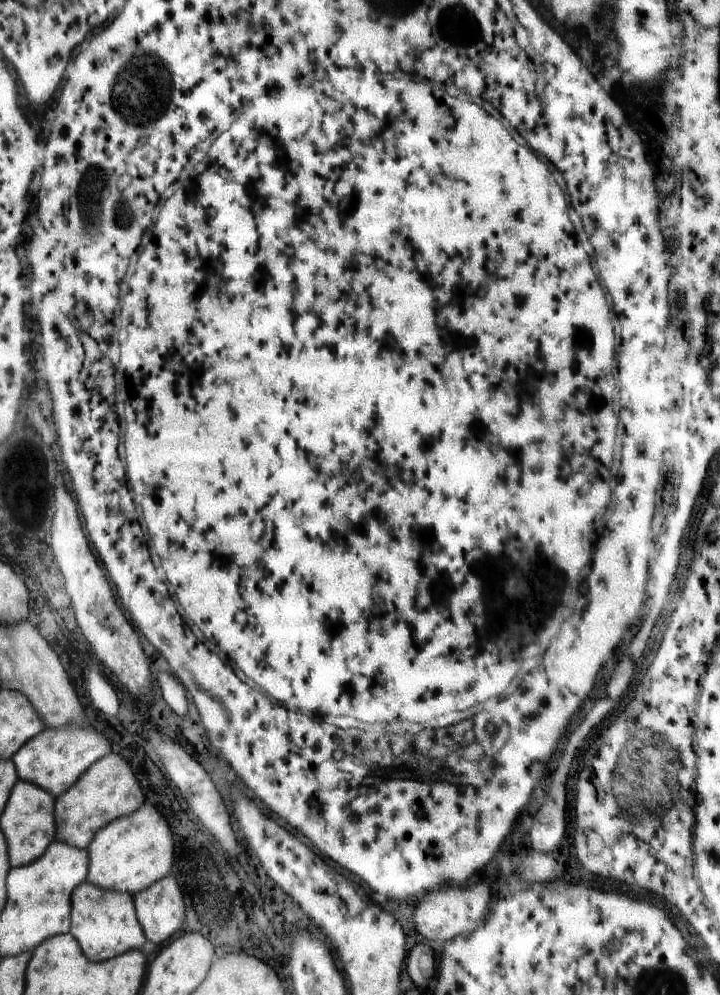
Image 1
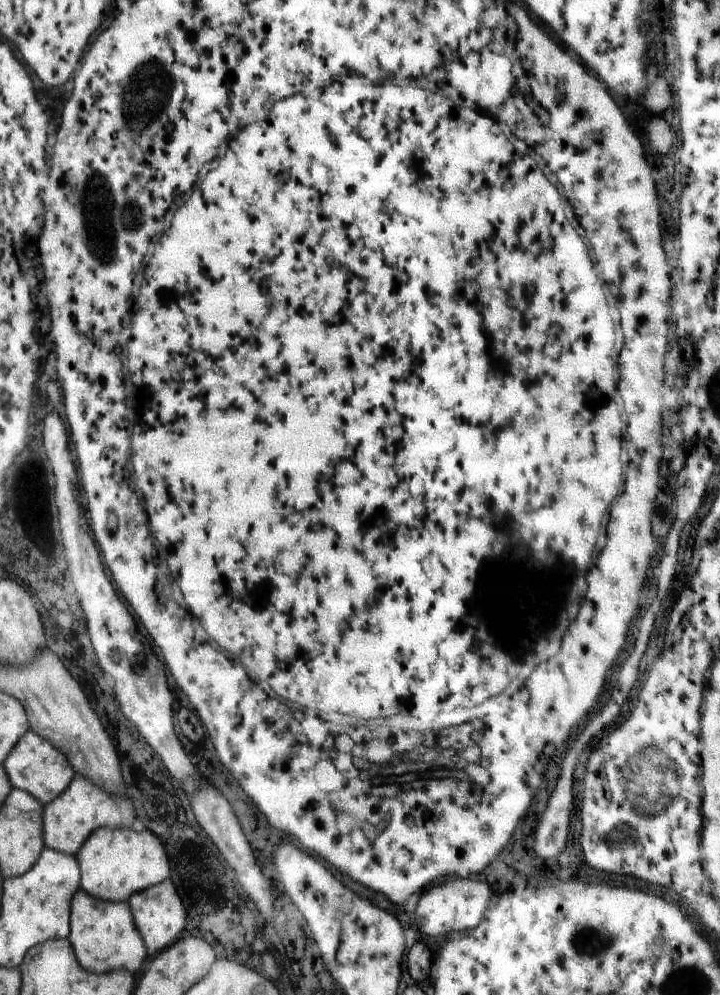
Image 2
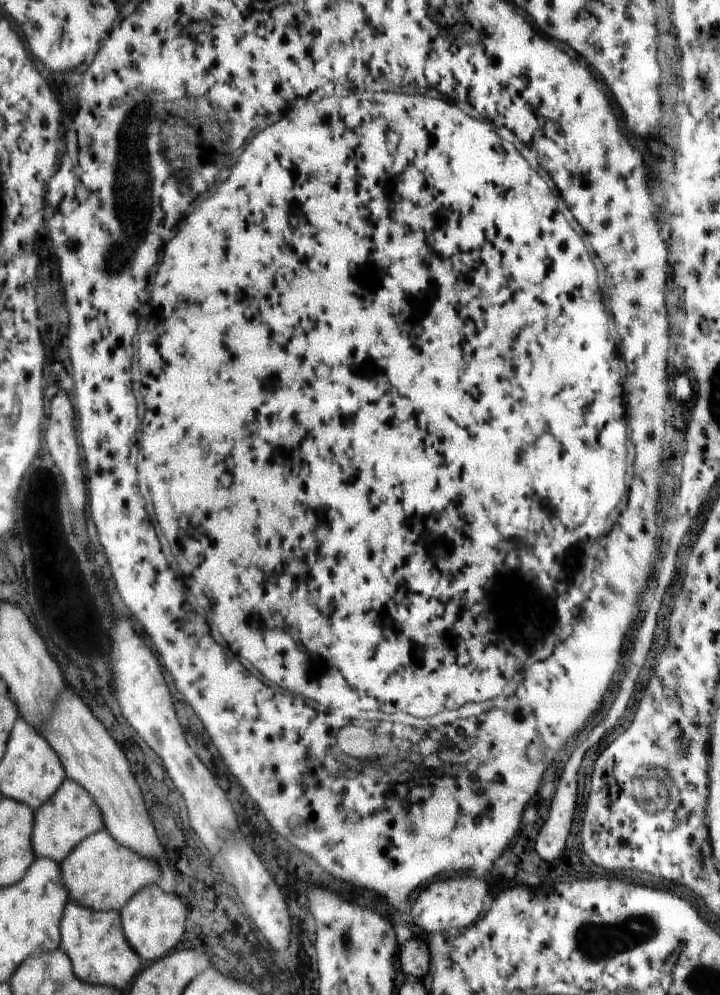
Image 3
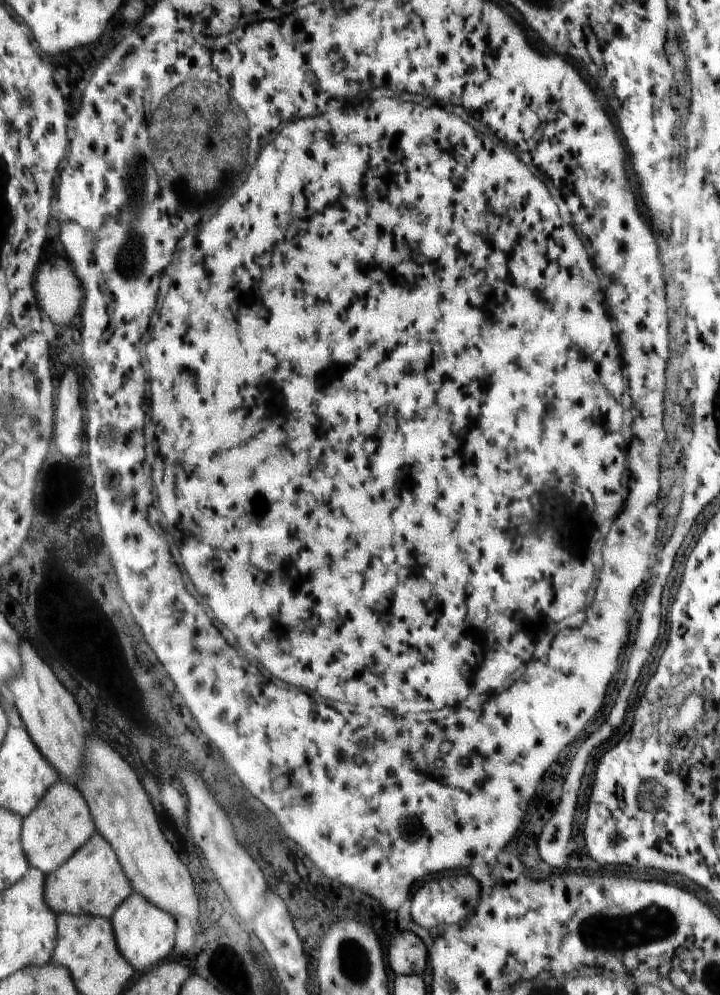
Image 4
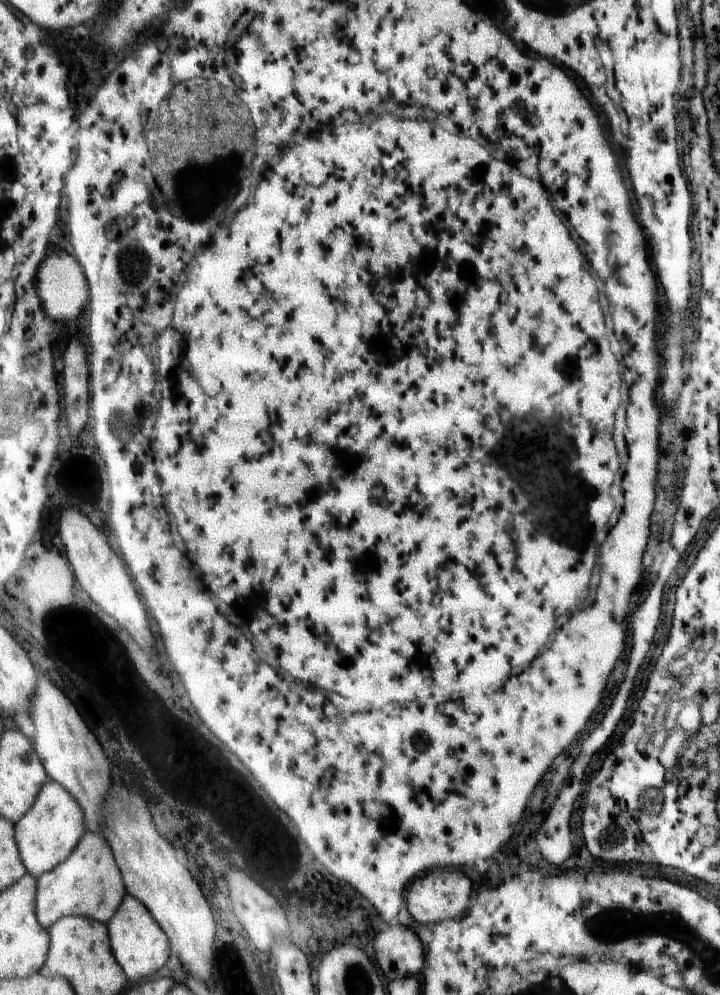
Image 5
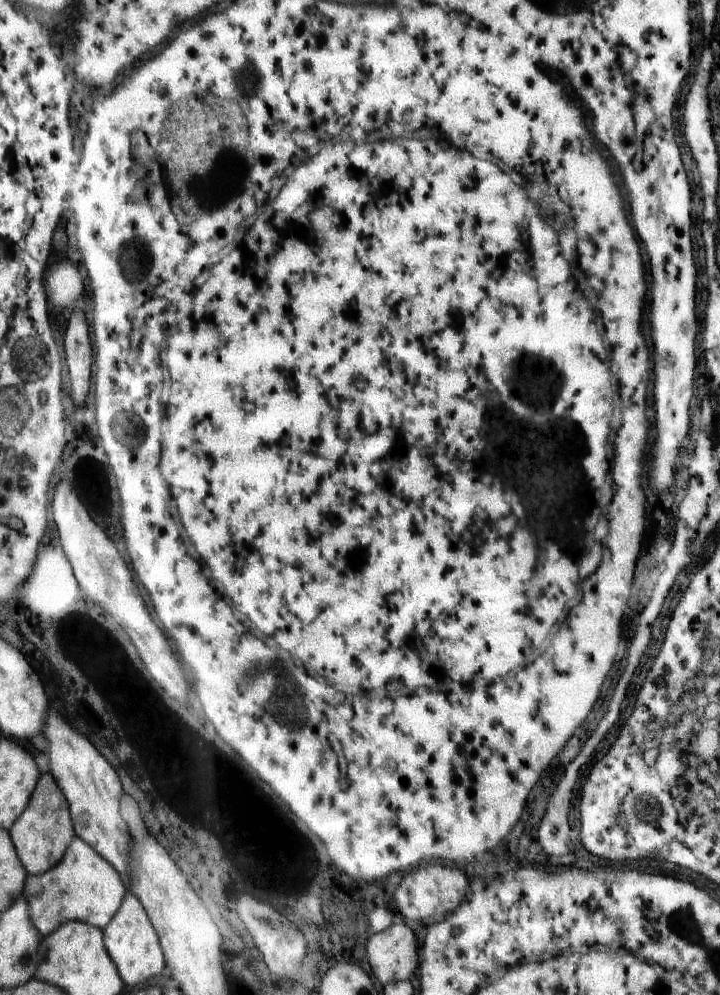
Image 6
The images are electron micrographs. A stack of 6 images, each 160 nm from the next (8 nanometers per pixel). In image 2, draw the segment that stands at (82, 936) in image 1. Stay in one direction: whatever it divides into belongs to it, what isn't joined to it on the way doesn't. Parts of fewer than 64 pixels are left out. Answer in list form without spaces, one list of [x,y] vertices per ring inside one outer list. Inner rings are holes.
[[[81,888],[77,891],[78,898],[74,898],[74,934],[70,934],[70,944],[78,954],[78,962],[94,974],[125,969],[134,977],[140,977],[146,960],[146,947],[129,902],[98,900]]]

